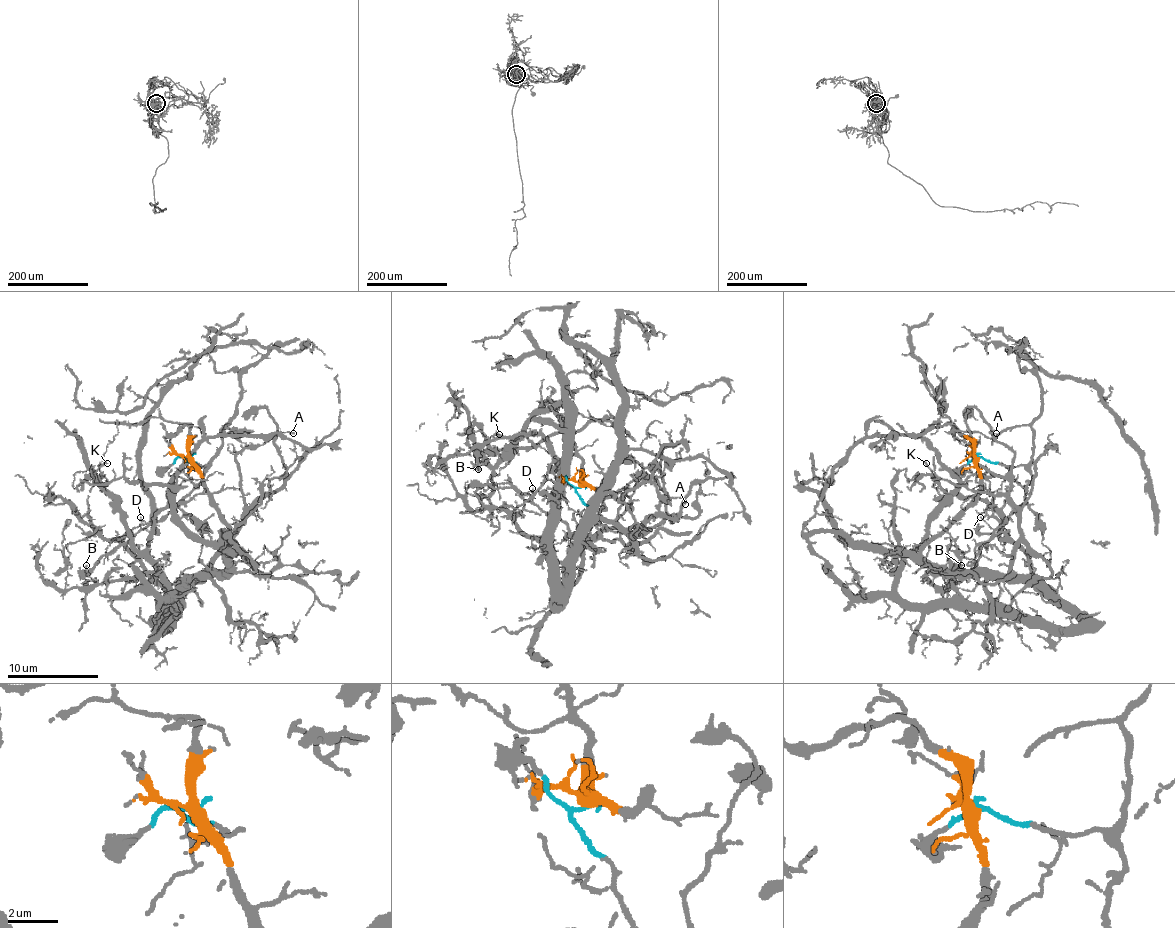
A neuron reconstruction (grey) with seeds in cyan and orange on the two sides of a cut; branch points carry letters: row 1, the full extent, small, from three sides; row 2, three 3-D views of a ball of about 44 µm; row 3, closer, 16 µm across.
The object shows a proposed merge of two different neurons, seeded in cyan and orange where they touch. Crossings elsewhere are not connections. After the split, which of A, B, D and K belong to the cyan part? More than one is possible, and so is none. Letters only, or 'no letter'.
D

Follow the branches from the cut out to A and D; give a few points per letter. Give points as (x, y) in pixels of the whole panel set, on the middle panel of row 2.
A: (582, 486), (596, 488), (621, 454), (619, 429), (596, 516), (642, 527), (674, 523), (671, 497), (685, 504)
D: (582, 486), (578, 495), (591, 509), (594, 539), (573, 534), (562, 520), (541, 509), (532, 500), (532, 488)

